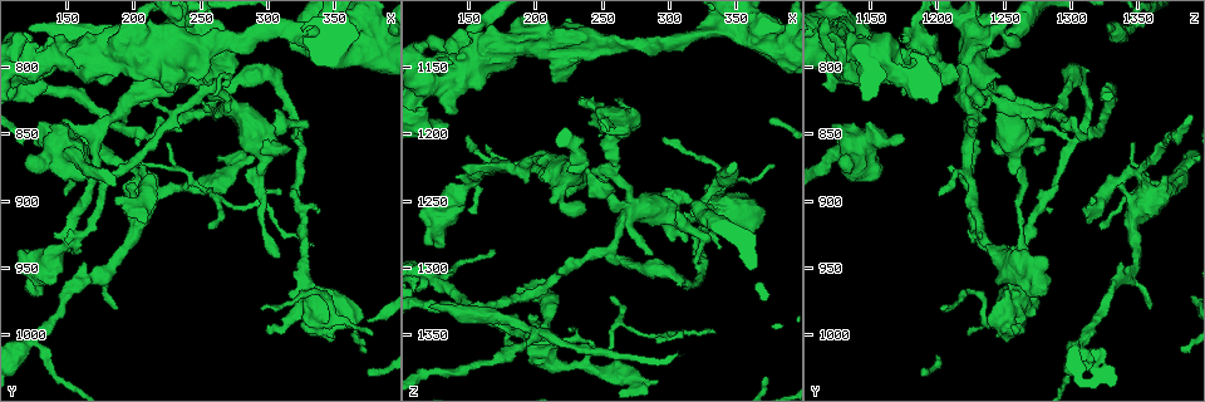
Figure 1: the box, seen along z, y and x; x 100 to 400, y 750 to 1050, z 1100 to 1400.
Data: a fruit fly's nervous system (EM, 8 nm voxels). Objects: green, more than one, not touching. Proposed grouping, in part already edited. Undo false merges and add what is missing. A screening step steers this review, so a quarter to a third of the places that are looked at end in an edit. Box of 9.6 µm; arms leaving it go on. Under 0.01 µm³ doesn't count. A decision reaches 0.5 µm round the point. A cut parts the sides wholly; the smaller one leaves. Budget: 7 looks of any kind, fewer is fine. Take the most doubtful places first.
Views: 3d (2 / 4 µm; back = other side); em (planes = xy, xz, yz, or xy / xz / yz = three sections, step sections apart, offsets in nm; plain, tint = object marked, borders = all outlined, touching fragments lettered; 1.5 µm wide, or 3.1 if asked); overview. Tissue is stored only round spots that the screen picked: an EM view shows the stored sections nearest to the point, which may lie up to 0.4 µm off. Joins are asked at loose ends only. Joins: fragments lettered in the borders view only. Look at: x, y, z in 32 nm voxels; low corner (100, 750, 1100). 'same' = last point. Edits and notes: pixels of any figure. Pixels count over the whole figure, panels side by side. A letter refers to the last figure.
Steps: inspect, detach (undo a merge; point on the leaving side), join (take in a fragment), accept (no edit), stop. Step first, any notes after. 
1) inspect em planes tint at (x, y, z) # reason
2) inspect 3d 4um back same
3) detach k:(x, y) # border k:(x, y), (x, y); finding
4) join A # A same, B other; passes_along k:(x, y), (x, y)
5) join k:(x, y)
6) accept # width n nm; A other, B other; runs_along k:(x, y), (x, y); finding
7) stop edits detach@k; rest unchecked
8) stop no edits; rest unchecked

inspect 3d 4um at (122, 770, 1332) # an open end

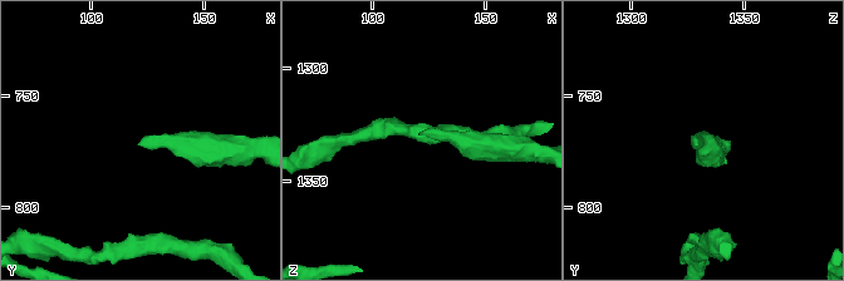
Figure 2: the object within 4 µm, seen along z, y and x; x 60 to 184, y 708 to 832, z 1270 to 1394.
inspect em xz step 8 borders at (123, 770, 1329) # shape alone is not enough

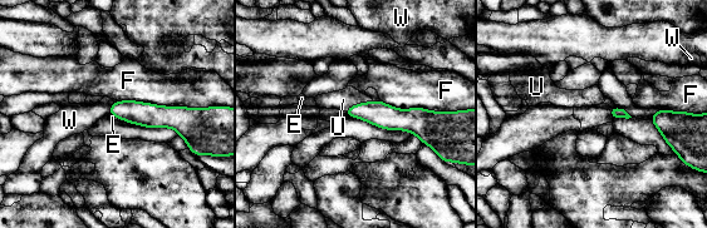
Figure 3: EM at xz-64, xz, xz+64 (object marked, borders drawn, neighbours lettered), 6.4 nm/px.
join U # longest_contact F 550 nm; E other, F other, U same, W other; it goes on there

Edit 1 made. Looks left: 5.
inspect overview # redraw

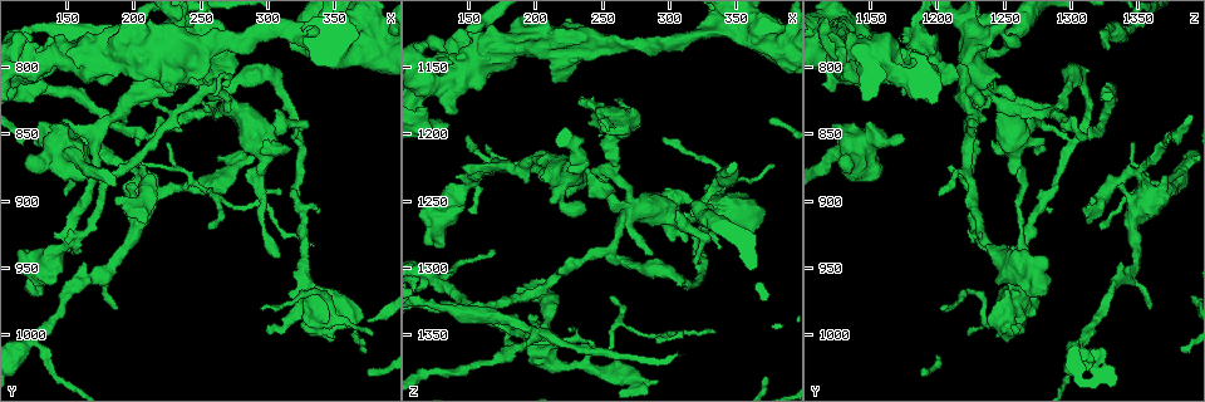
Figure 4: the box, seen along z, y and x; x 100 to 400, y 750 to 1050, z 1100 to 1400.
inspect em yz step 8 plain at (154, 924, 1232) # thick turns thin

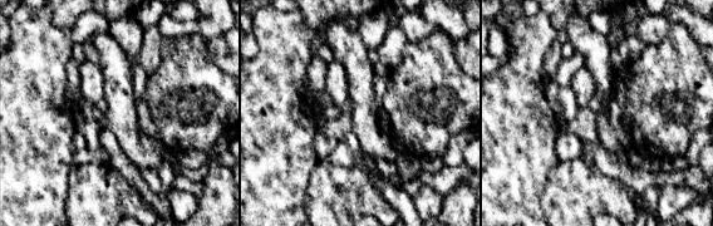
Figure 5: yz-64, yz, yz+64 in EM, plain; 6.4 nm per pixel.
inspect em yz step 8 borders same # what lies round it

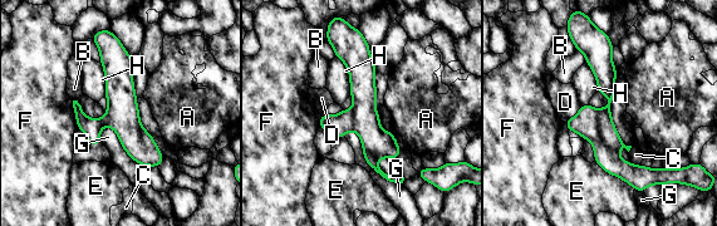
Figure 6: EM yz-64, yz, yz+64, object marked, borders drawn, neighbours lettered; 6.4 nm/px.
detach 6:(585, 123) # width 200 nm; A other, B other, C other, D other, E other, F other, G other, H other; a second neuron is stuck on

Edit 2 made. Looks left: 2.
stop edits join@3, detach@6; rest unchecked

